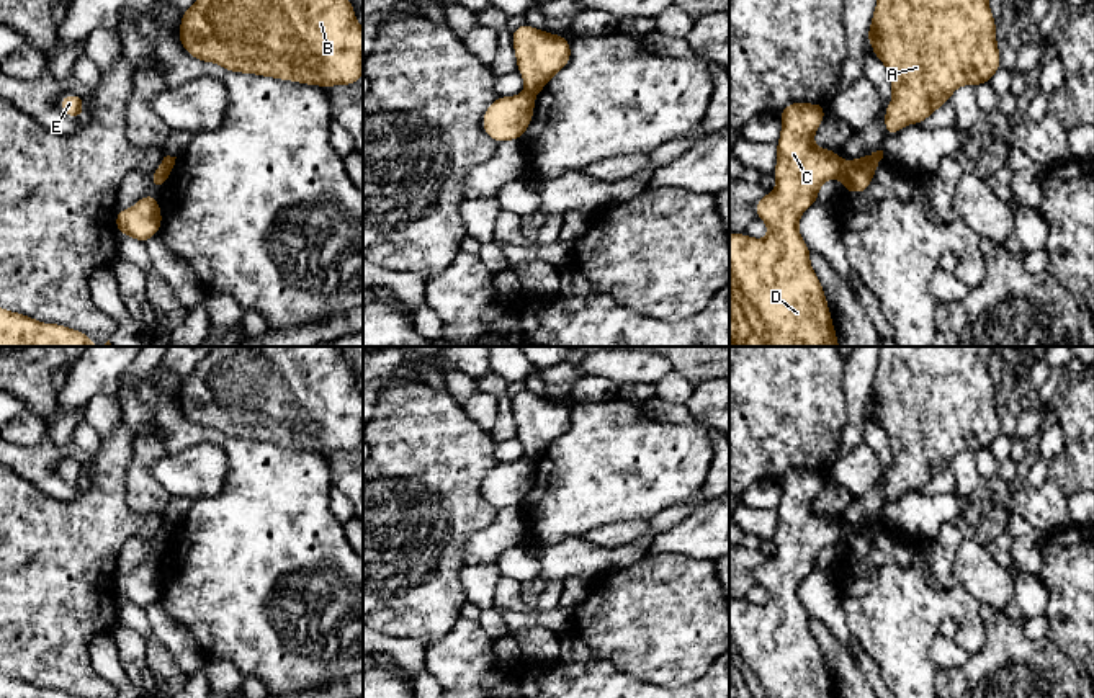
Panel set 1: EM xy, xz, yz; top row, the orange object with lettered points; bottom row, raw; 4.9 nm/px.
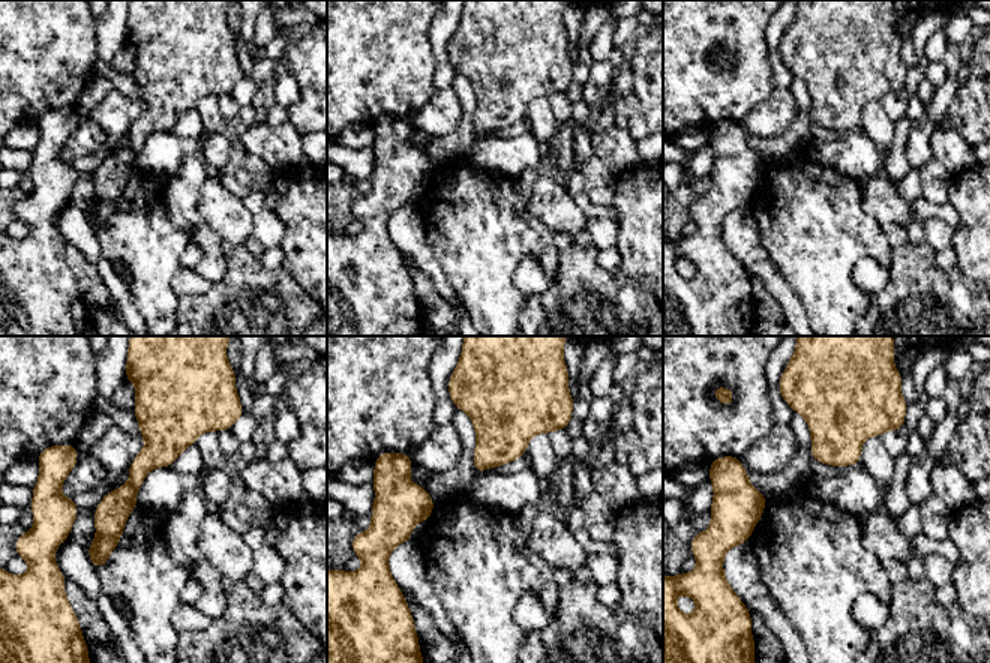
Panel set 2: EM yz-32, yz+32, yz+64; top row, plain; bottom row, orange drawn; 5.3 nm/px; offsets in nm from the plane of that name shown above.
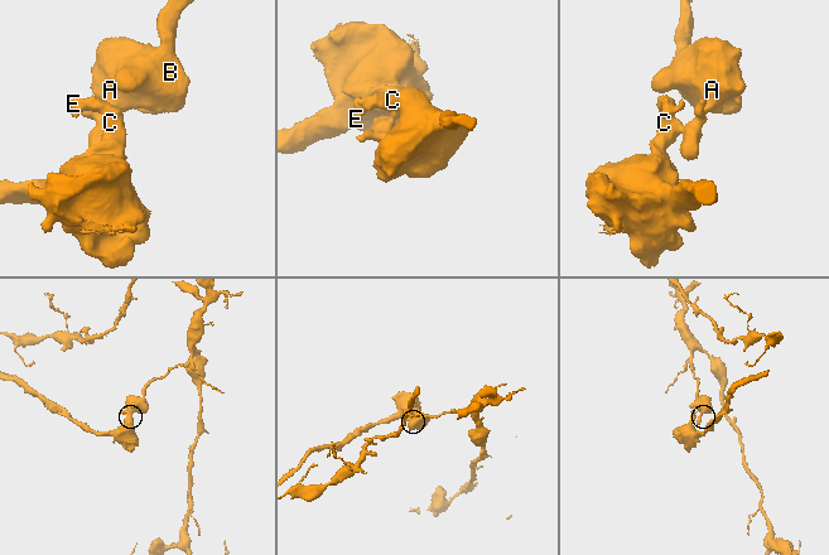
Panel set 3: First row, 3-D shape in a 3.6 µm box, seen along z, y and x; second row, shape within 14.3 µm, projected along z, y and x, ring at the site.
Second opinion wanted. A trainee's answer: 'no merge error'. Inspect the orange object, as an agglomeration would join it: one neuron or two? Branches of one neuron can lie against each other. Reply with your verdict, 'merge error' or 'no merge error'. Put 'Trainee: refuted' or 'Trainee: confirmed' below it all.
merge error
Trainee: refuted

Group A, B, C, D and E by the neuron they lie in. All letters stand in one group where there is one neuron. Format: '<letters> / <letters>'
A B / C D E

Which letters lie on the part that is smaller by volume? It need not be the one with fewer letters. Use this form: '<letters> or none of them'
C, D, E

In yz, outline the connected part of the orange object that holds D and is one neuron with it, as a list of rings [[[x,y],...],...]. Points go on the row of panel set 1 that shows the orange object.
[[[793,101],[778,116],[777,188],[755,203],[757,219],[767,224],[769,235],[759,240],[747,234],[729,234],[729,347],[839,347],[798,221],[816,203],[821,185],[842,177],[845,162],[837,150],[814,145],[813,136],[826,116],[824,103]]]

